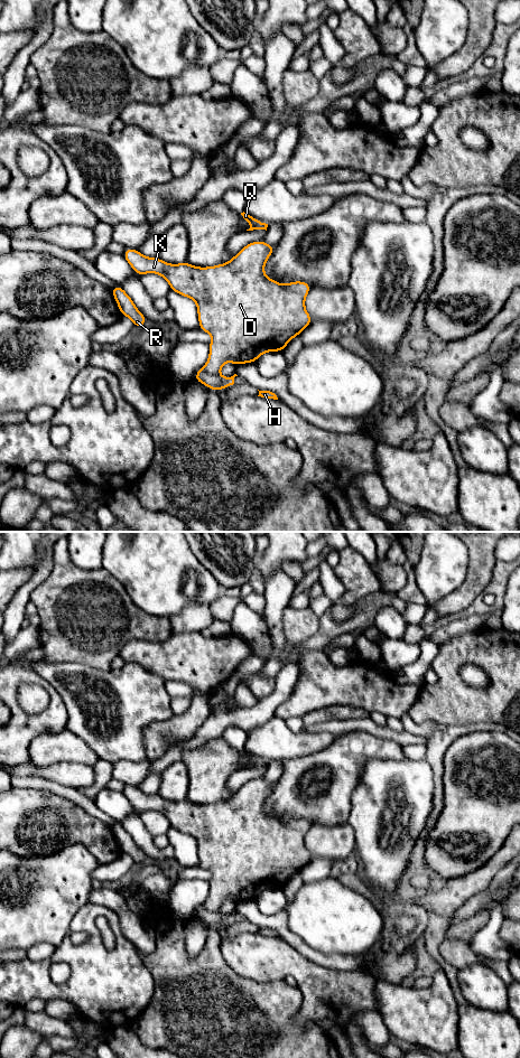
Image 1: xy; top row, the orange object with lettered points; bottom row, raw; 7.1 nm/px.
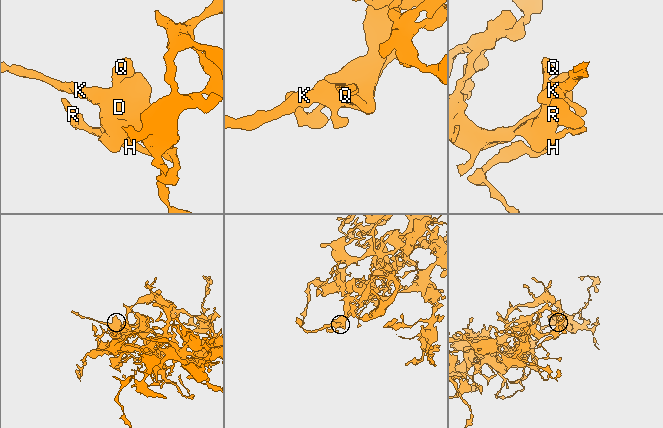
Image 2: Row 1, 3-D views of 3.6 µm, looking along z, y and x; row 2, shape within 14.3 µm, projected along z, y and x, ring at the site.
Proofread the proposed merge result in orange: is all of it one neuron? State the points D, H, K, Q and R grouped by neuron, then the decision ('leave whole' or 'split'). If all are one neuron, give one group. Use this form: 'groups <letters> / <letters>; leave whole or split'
groups D K Q / H R; split

